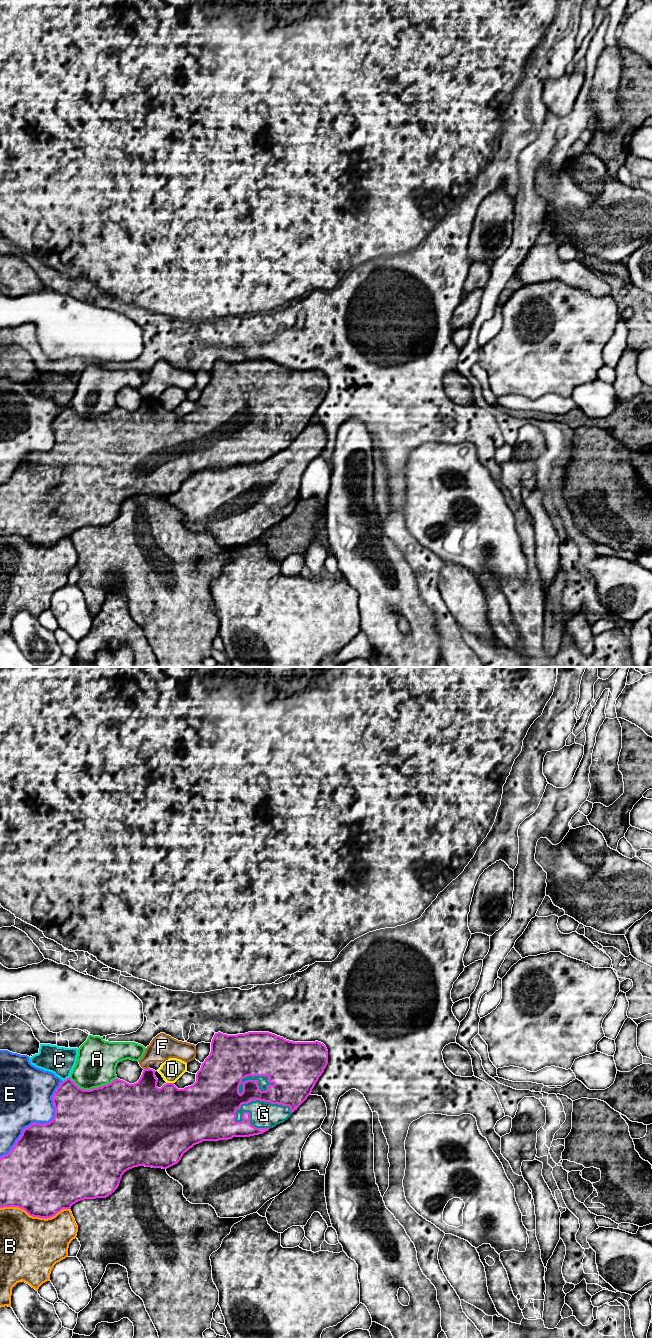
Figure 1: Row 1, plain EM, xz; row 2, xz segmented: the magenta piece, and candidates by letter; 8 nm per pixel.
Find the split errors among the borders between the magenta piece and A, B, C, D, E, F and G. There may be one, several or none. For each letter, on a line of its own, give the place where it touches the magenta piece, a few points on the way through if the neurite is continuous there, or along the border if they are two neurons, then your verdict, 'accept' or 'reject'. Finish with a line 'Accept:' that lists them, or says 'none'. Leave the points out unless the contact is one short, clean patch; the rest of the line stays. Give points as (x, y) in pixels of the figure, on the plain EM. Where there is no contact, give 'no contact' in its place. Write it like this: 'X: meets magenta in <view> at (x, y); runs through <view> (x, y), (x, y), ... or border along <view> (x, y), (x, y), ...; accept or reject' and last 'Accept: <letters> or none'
A: meets magenta in xz at (93, 416); reject
B: meets magenta in xz at (35, 544); reject
C: meets magenta in xz at (67, 406); border along xz (69, 404), (63, 409); reject
D: meets magenta in xz at (170, 411); reject
E: meets magenta in xz at (41, 452); reject
F: meets magenta in xz at (146, 397); reject
G: meets magenta in xz at (260, 428); accept
Accept: G

